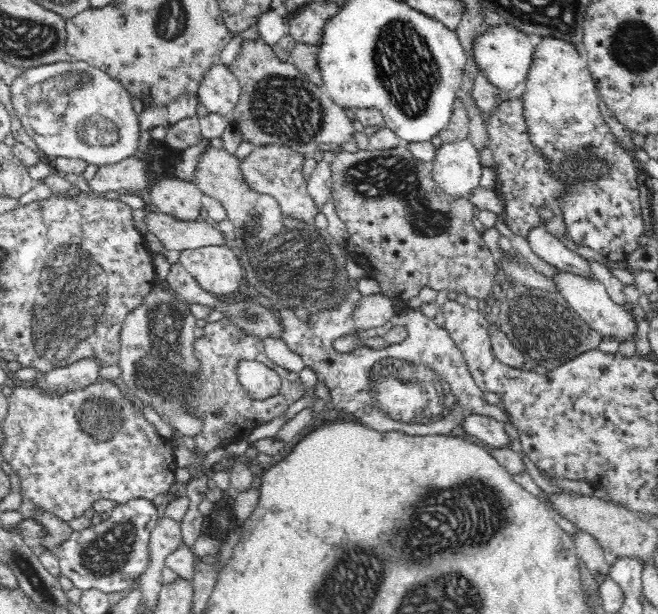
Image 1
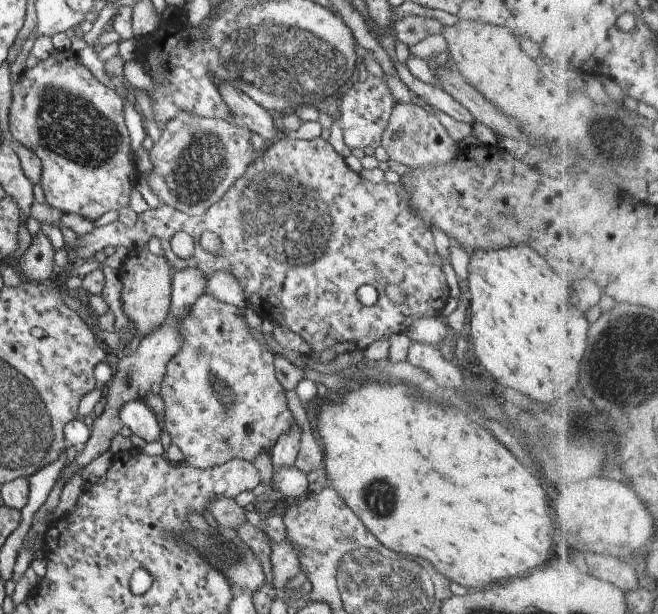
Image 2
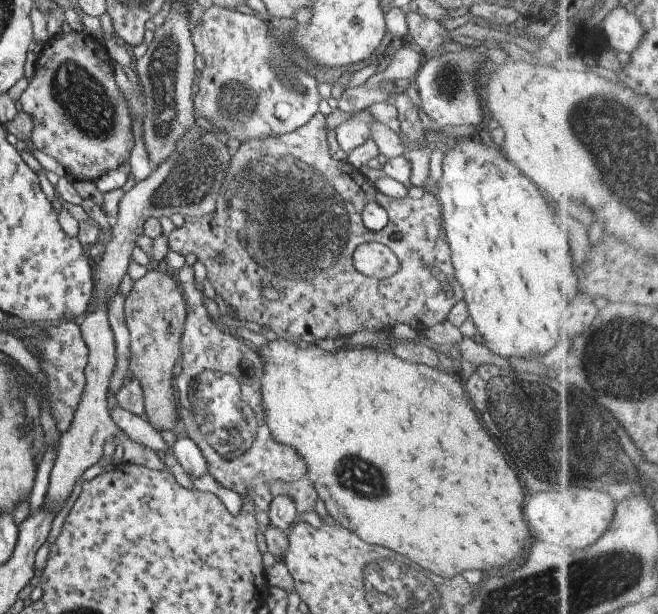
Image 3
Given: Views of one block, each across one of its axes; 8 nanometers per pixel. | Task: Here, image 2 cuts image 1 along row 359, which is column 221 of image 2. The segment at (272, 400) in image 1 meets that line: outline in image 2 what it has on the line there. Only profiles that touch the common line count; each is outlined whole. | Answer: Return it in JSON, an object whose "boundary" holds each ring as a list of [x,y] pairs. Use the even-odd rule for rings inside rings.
{"boundary":[[[280,137],[280,140],[274,141],[274,144],[263,151],[258,152],[253,163],[248,166],[244,176],[240,176],[235,183],[224,193],[224,196],[220,199],[220,202],[216,202],[214,206],[208,208],[208,212],[204,216],[188,216],[183,212],[174,210],[172,206],[163,204],[160,208],[149,208],[139,215],[136,224],[133,227],[128,228],[122,224],[120,220],[114,221],[107,225],[94,228],[90,233],[82,235],[82,246],[76,248],[76,254],[82,261],[94,259],[101,256],[101,252],[106,246],[126,246],[131,252],[134,248],[147,248],[148,242],[156,237],[160,240],[161,246],[165,252],[165,257],[174,268],[174,271],[184,270],[188,267],[196,267],[202,270],[202,274],[210,280],[216,271],[229,272],[235,276],[240,283],[240,286],[244,289],[244,295],[247,300],[247,306],[251,307],[260,318],[264,320],[270,320],[274,324],[280,324],[286,326],[292,332],[299,334],[305,342],[307,342],[315,352],[324,352],[324,350],[331,350],[336,354],[342,354],[344,352],[354,352],[357,349],[365,350],[373,342],[380,339],[389,339],[393,334],[404,333],[407,328],[419,317],[431,317],[432,315],[440,315],[448,297],[450,296],[448,283],[446,283],[446,276],[442,271],[442,260],[438,254],[438,246],[434,242],[434,237],[430,227],[426,226],[414,212],[412,212],[412,206],[410,206],[410,192],[404,188],[403,183],[390,183],[389,181],[382,181],[379,183],[372,183],[360,176],[358,173],[352,171],[346,162],[344,157],[340,156],[334,150],[334,147],[330,144],[330,141],[324,140],[322,137],[316,137],[312,140],[296,139]],[[177,232],[188,233],[194,238],[194,244],[196,244],[196,250],[194,254],[188,258],[188,260],[182,260],[178,258],[172,249],[170,248],[170,240],[172,236]],[[202,232],[214,232],[218,234],[220,238],[220,250],[218,254],[210,254],[201,247],[200,238]],[[364,284],[370,284],[376,288],[379,299],[373,306],[365,306],[358,301],[356,297],[356,290]],[[388,286],[398,286],[408,298],[406,302],[402,302],[400,305],[393,305],[386,295],[386,289]]]}

